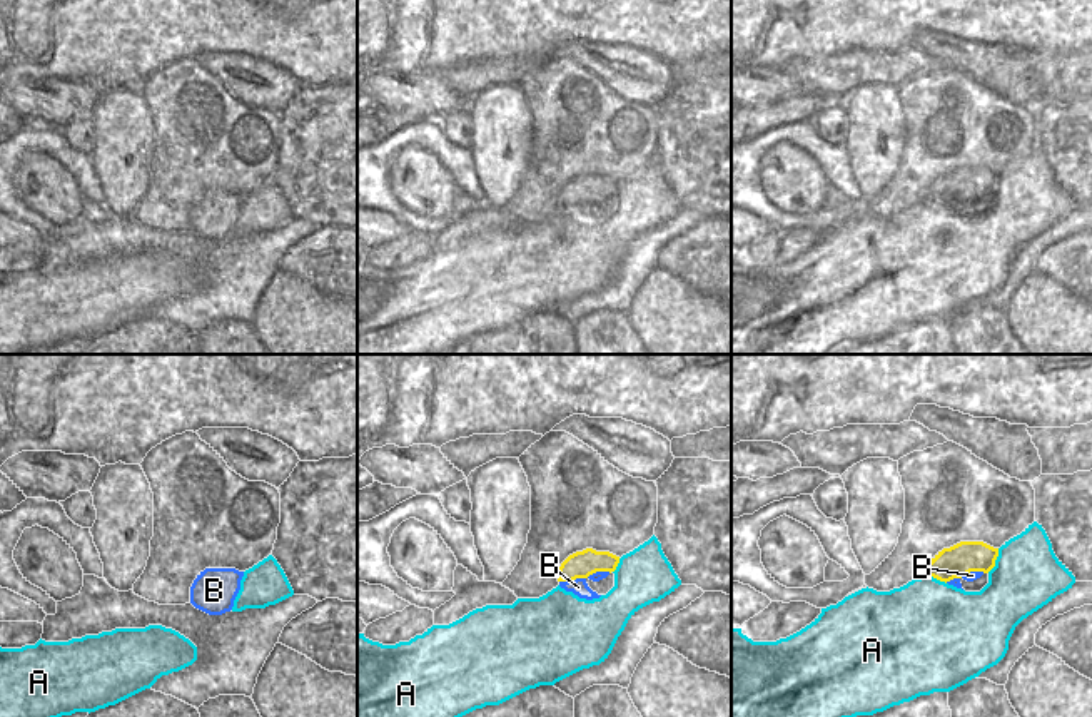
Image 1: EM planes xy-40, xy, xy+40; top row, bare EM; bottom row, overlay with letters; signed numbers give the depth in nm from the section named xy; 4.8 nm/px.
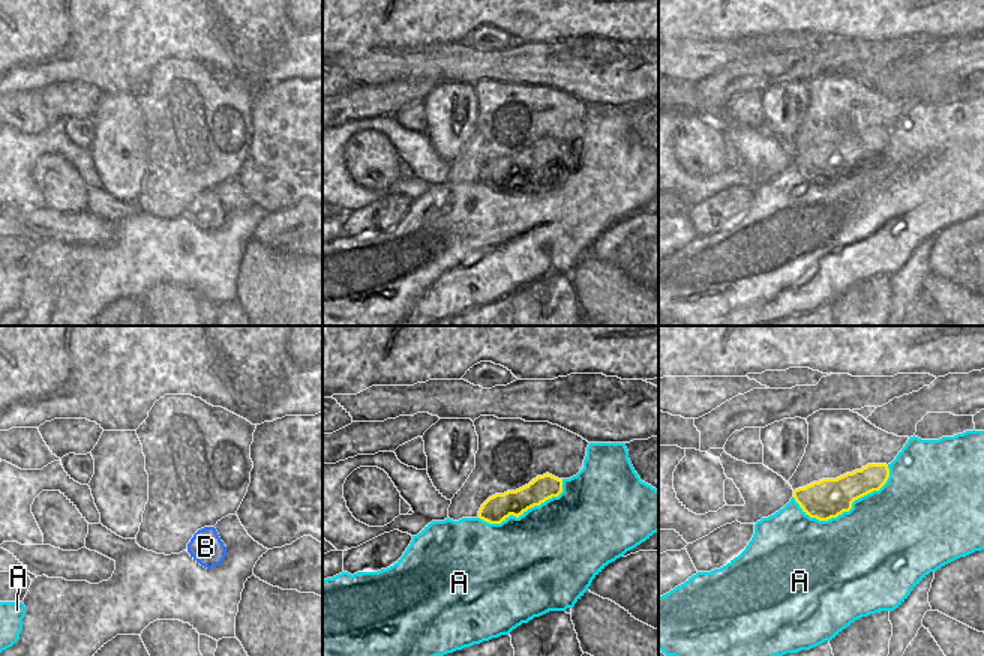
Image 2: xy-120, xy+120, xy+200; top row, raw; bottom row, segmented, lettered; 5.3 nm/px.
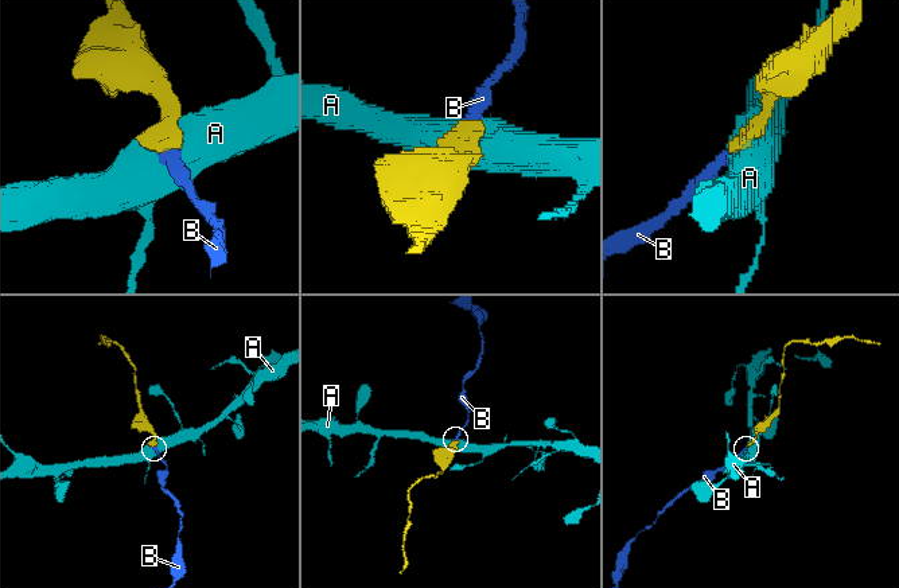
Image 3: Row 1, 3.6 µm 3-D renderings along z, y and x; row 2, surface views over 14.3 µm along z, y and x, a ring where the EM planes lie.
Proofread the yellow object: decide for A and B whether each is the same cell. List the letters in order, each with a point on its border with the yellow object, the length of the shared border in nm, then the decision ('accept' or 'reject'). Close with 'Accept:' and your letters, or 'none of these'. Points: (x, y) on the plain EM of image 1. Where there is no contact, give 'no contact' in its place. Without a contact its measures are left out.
A: meets yellow in xy+40 at (995, 184); contact 130 nm long; reject
B: meets yellow in xy at (585, 203); contact 260 nm long; accept
Accept: B

